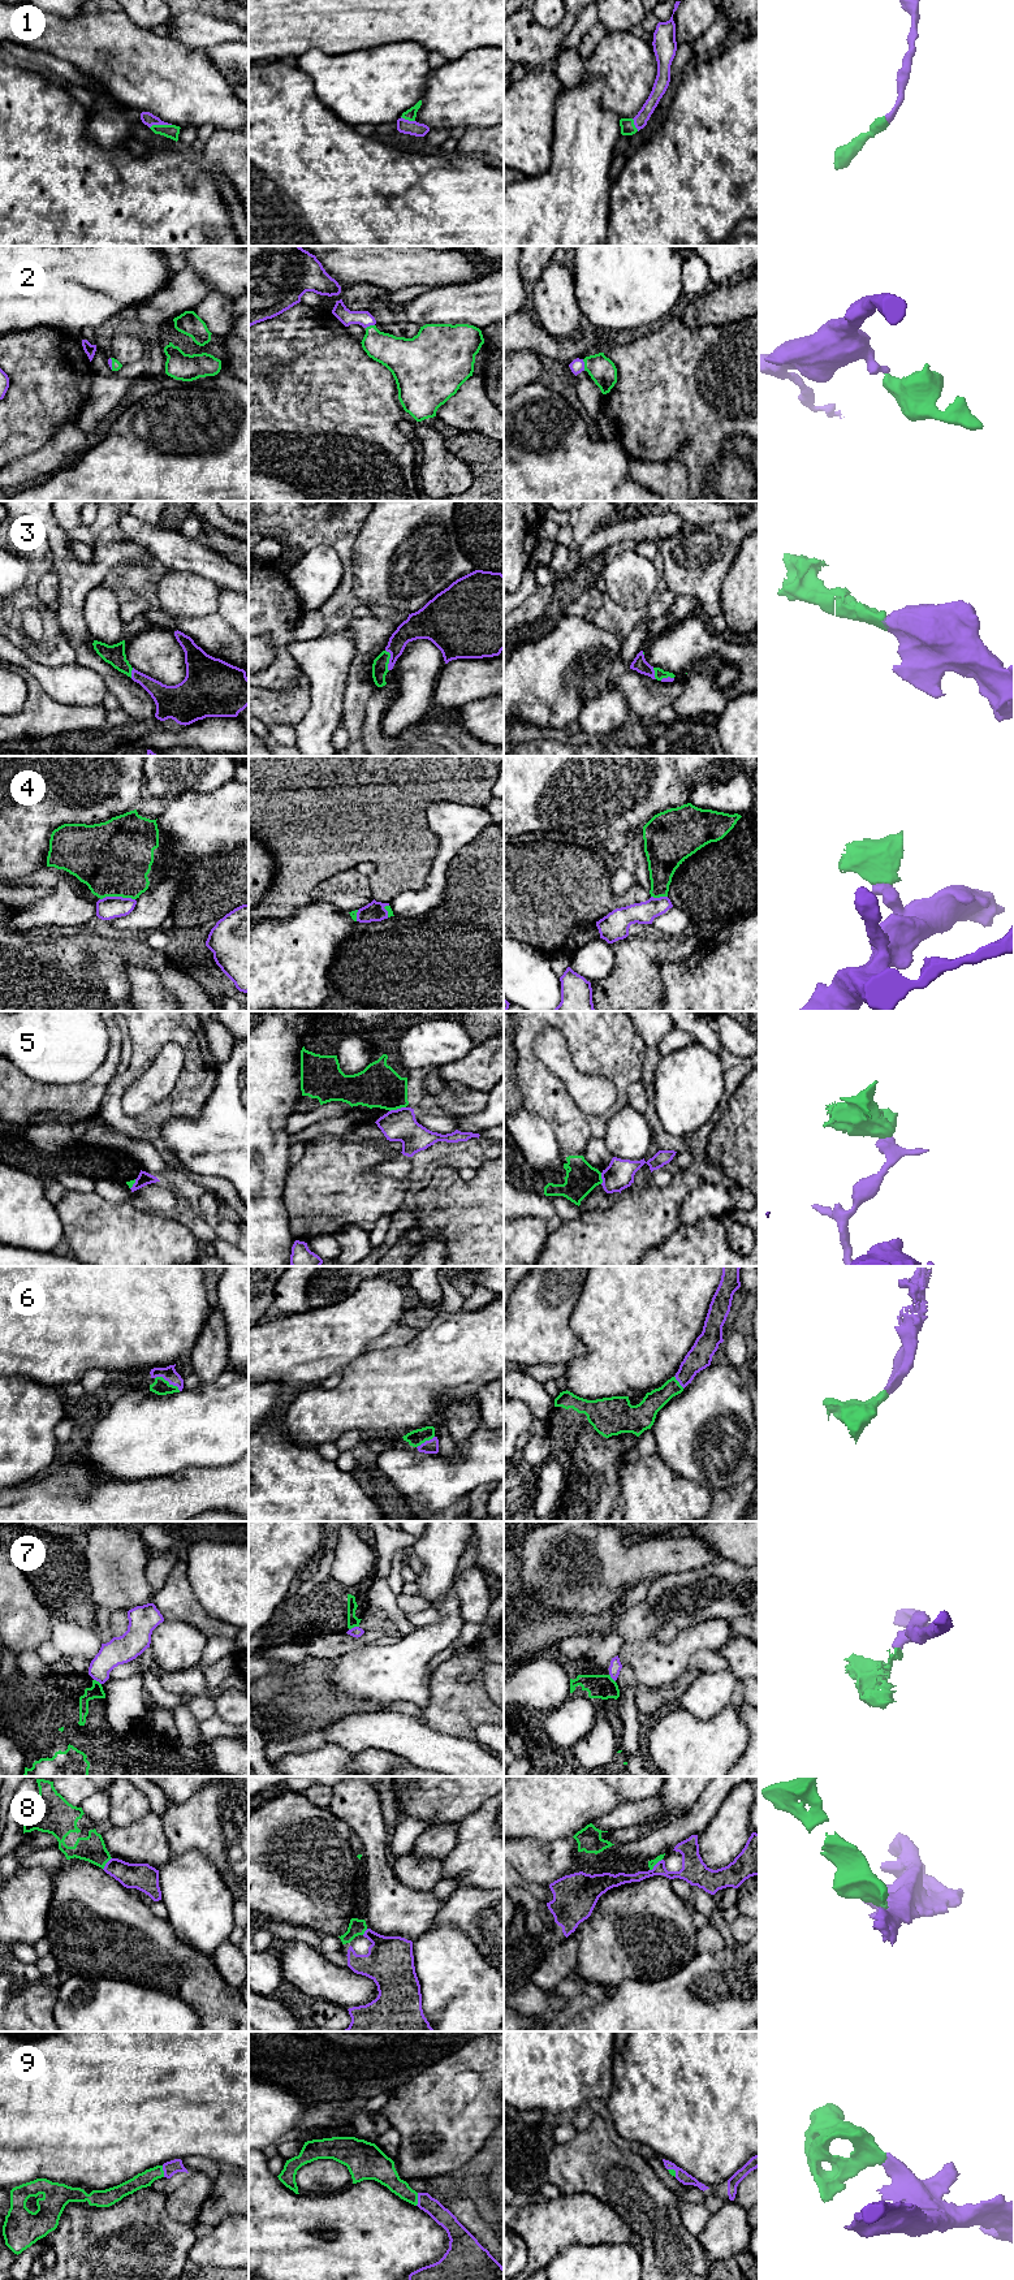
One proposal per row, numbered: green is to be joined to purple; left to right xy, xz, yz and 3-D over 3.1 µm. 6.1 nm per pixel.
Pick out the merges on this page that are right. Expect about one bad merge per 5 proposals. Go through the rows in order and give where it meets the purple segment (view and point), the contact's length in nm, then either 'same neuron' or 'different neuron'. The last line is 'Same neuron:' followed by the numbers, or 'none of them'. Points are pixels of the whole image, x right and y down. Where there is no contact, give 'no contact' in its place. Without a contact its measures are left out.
1: xy (160, 124) | 140 nm | same neuron
2: yz (583, 365) | 70 nm | same neuron
3: xz (389, 660) | 140 nm | same neuron
4: xy (117, 897) | 220 nm | different neuron
5: xz (397, 1109) | 110 nm | different neuron
6: xy (168, 1381) | 180 nm | same neuron
7: xz (354, 1627) | 70 nm | different neuron
8: yz (655, 1865) | 110 nm | same neuron
9: xz (418, 2199) | 80 nm | same neuron
Same neuron: 1, 2, 3, 6, 8, 9

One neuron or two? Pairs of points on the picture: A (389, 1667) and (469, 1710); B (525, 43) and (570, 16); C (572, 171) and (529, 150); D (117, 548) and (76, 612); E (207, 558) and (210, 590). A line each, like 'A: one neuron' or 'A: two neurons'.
A: two neurons
B: one neuron
C: two neurons
D: one neuron
E: two neurons

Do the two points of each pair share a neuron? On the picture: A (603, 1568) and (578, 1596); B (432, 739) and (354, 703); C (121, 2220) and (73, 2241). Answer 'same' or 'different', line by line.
A: same
B: different
C: same

